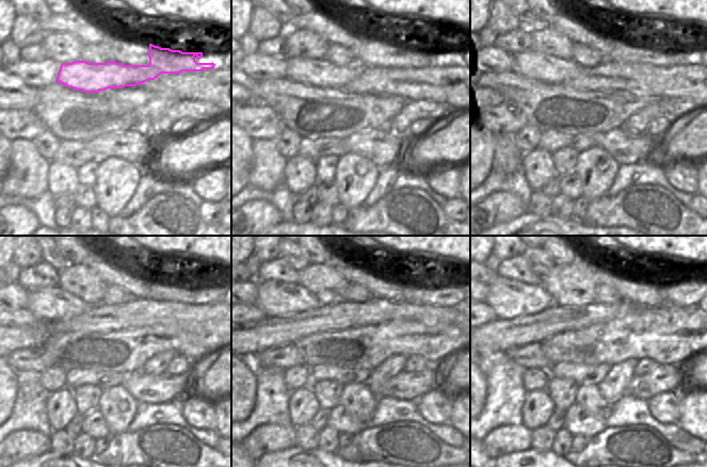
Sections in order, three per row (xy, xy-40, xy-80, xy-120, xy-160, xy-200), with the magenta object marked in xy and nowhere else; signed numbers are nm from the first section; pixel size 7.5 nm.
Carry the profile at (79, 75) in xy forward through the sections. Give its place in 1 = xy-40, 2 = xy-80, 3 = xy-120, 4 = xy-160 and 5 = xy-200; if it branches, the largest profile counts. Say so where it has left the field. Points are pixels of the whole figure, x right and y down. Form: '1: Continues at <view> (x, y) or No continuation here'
1: Continues at xy-40 (315, 71)
2: Continues at xy-80 (530, 63)
3: Continues at xy-120 (49, 303)
4: Continues at xy-160 (275, 299)
5: Continues at xy-200 (508, 298).

